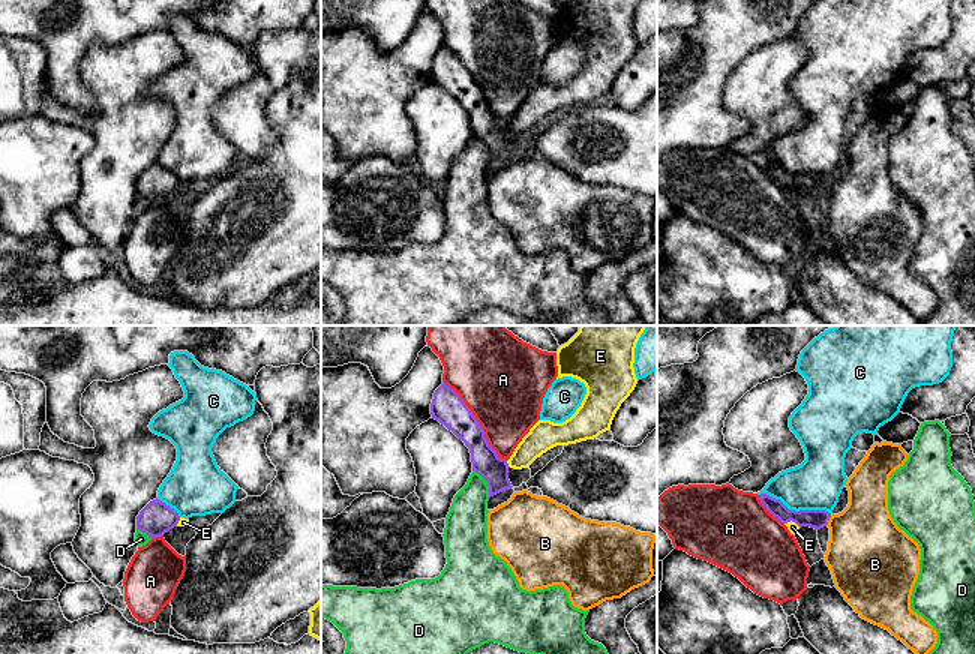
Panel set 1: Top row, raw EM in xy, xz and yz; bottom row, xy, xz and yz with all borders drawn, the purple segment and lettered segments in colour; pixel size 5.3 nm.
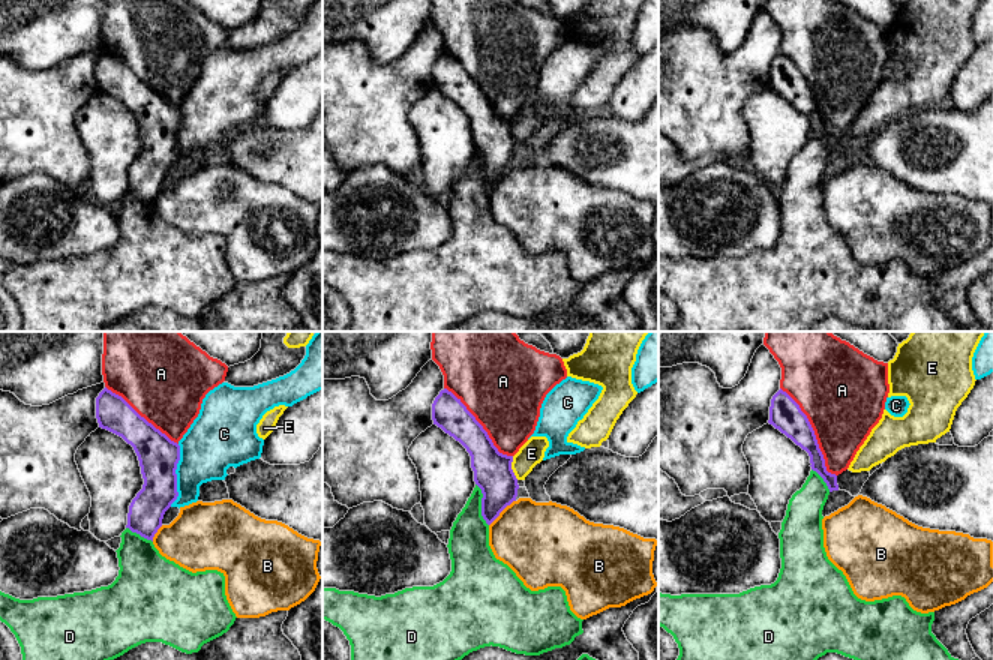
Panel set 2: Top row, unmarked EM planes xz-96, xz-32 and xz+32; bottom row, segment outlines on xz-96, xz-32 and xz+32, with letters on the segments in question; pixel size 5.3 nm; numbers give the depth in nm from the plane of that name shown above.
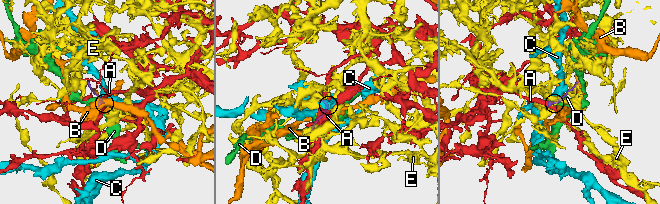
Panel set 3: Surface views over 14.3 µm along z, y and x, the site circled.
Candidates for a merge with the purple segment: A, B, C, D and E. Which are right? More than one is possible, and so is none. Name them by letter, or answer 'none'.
none

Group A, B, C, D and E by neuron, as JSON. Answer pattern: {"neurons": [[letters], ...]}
{"neurons": [["A"], ["B"], ["C"], ["D"], ["E"]]}

